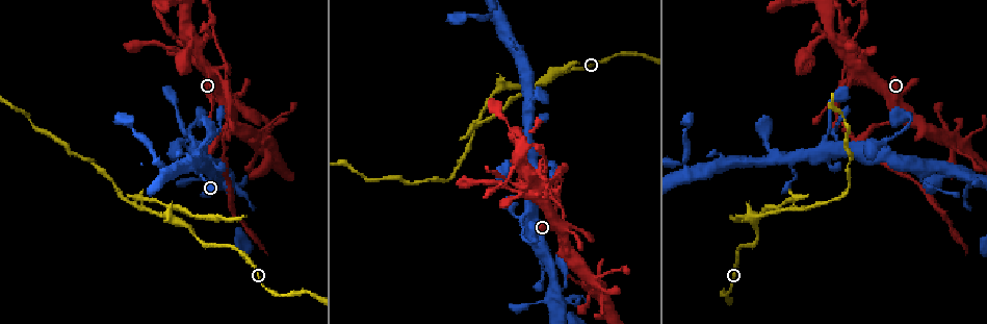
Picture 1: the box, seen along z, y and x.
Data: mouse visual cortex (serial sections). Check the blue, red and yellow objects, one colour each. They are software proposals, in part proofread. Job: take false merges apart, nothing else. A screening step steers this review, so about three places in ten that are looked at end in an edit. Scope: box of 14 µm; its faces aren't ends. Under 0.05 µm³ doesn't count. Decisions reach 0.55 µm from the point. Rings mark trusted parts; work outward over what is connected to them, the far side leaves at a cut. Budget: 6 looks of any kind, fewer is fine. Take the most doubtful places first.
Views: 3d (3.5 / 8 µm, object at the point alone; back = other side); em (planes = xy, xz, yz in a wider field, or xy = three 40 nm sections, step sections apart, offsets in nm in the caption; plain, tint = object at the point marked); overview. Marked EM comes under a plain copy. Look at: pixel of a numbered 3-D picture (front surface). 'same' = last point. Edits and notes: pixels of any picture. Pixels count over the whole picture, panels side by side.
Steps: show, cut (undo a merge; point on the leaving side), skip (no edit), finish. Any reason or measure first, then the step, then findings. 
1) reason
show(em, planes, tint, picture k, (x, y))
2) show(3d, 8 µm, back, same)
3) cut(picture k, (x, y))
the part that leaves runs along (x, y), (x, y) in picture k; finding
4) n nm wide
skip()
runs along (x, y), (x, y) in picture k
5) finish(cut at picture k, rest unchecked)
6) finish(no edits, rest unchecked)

a narrow waist
show(em, xy, step 3, tint, picture 1, (141, 208))

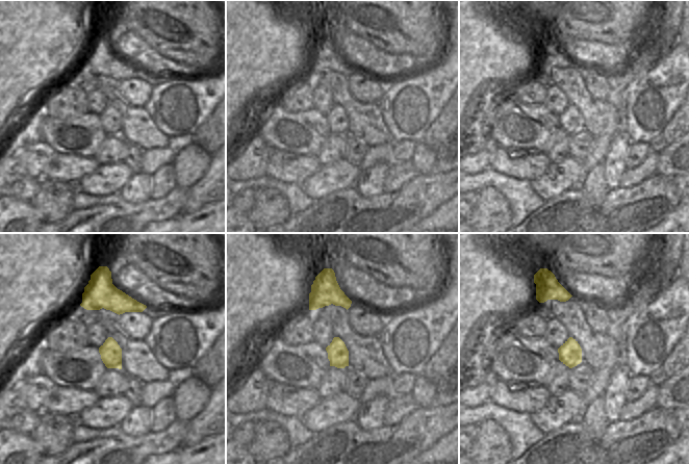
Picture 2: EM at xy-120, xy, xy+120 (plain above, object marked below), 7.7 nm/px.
show(3d, 3.5 µm, same)

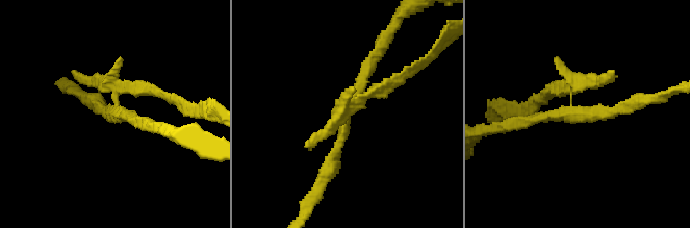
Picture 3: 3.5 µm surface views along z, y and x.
cut(picture 3, (580, 76))
the part that leaves runs along (570, 104), (570, 92), (560, 89), (526, 107) in picture 3; two cells meet here

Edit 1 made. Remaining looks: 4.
see it whole again
show(overview)

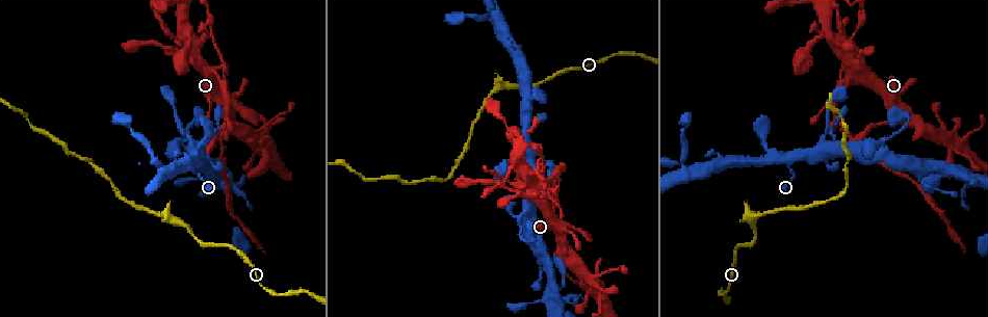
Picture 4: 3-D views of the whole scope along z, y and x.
three-way junction
show(em, xy, step 2, tint, picture 4, (225, 114))

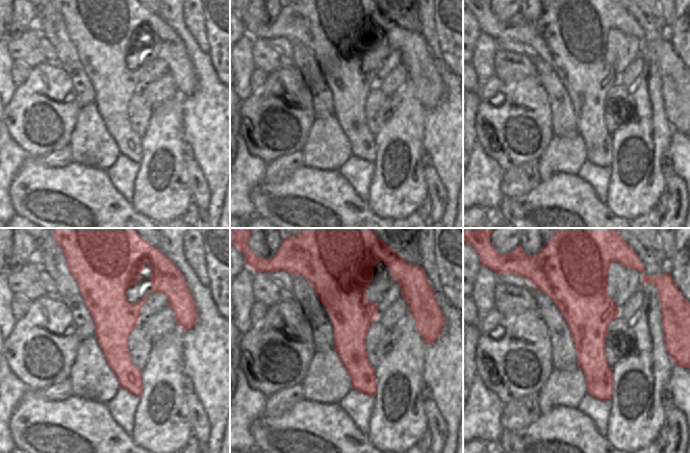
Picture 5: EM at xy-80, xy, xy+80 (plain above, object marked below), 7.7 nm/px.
wider look
show(3d, 3.5 µm, same)

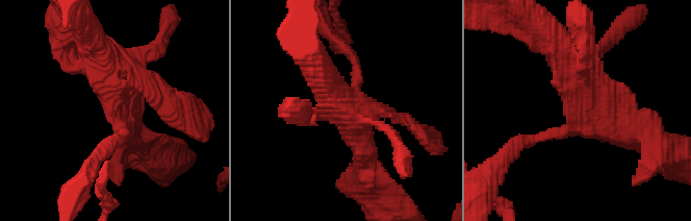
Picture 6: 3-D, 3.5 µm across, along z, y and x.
skip()
runs along (338, 276), (352, 355), (373, 392) in picture 5; one cell here

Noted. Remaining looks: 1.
finish(cut at picture 3, rest unchecked)

